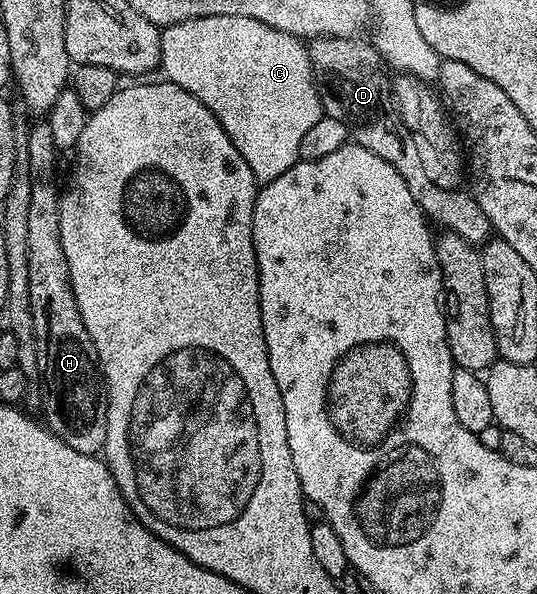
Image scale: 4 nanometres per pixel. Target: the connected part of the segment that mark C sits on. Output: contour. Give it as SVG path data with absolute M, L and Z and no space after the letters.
M200 16L164 25L161 28L159 68L165 71L164 79L168 83L187 90L187 94L199 98L199 102L215 114L217 123L227 130L227 138L231 138L235 150L243 154L243 162L251 166L251 174L261 186L279 178L279 174L298 163L305 135L323 120L308 47L298 37L283 34L283 30L275 30L263 22L255 22L255 18Z

